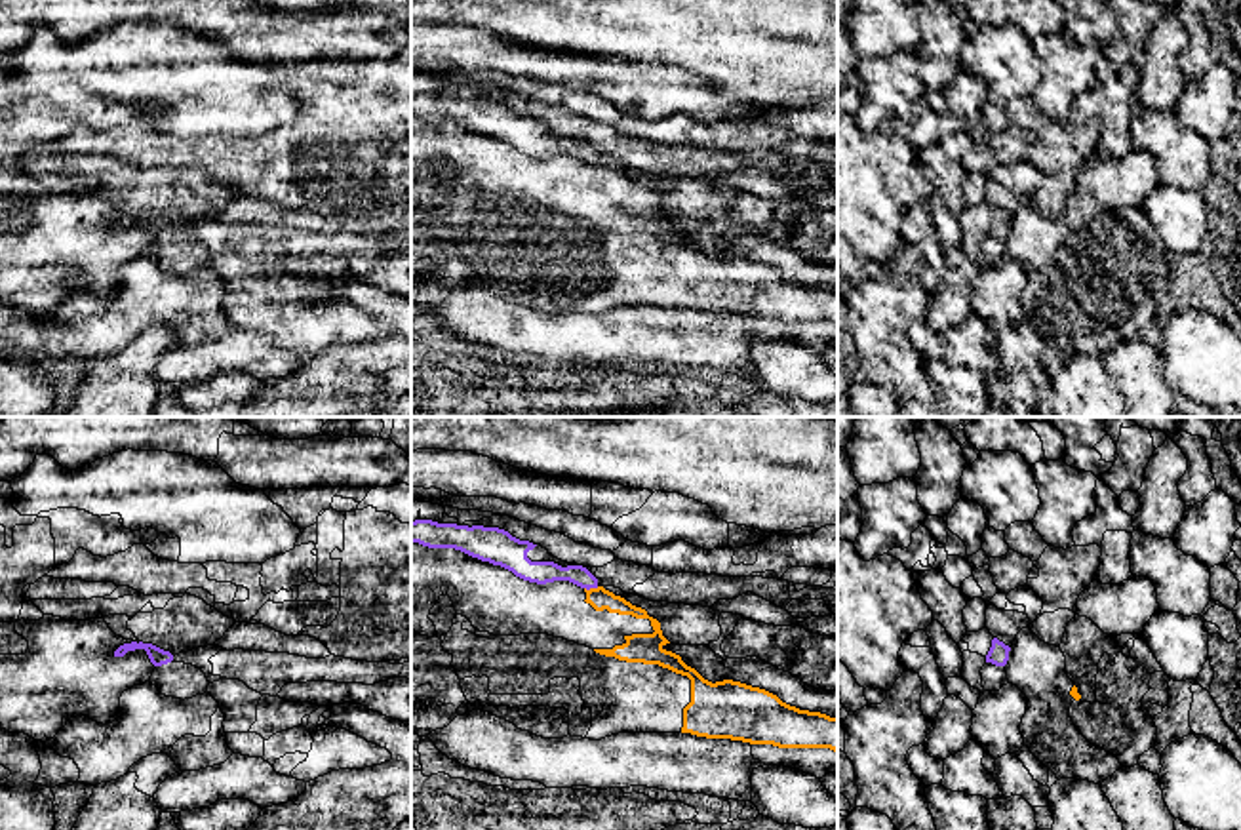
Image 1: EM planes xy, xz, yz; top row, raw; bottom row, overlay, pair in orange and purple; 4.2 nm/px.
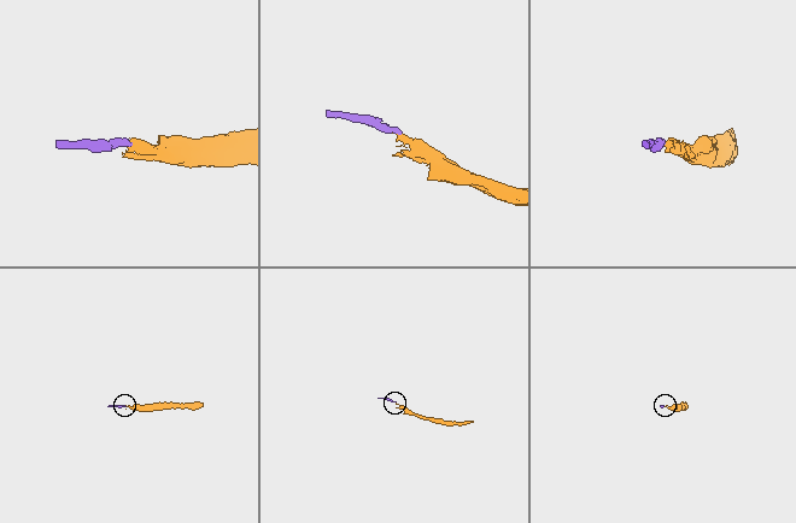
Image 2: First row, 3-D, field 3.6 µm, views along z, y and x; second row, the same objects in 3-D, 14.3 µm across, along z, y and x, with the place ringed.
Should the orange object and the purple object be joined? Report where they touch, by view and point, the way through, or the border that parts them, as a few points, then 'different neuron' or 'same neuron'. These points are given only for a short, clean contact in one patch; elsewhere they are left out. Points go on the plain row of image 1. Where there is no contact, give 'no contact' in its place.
xz (590, 162) | along xz (598, 160), (585, 162) | different neuron

